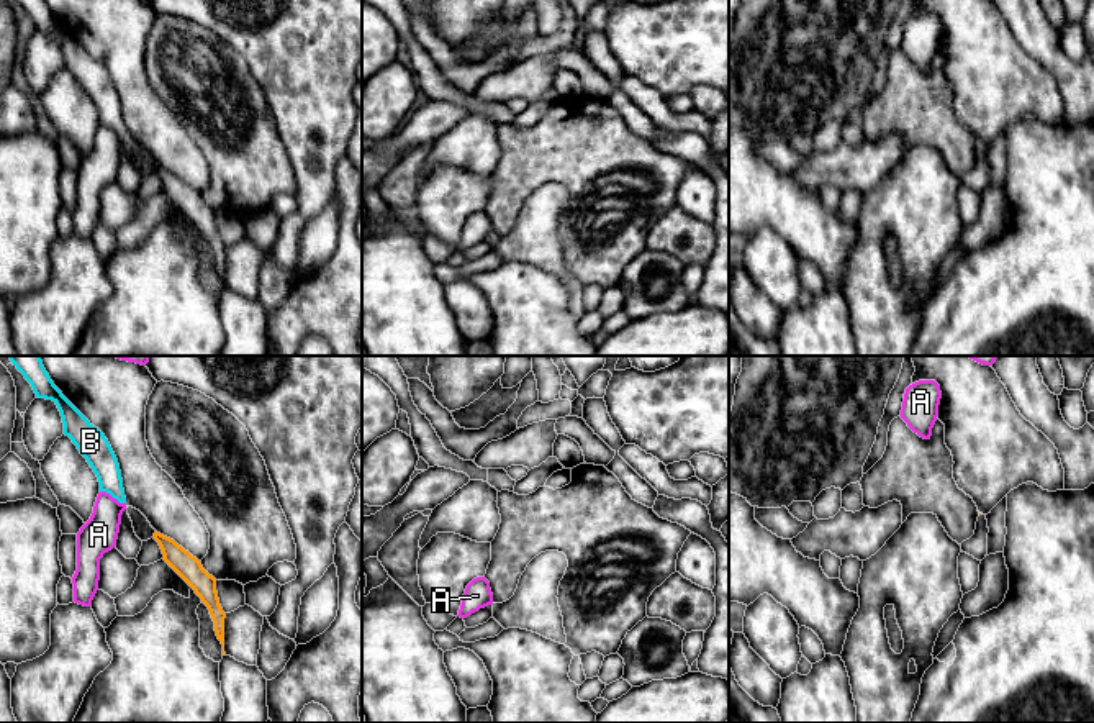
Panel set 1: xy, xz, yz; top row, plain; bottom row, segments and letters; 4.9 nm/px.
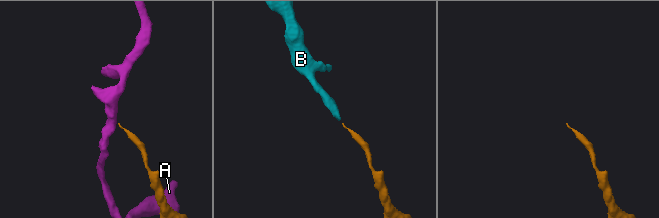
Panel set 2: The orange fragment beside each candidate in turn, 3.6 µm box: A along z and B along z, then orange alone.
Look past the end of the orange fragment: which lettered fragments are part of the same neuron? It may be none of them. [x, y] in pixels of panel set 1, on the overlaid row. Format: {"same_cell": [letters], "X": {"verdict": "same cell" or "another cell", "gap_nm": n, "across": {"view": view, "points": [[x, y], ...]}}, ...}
{"same_cell": ["B"], "A": {"verdict": "another cell", "gap_nm": 170, "across": {"view": "xy", "points": [[154, 533], [120, 523]]}}, "B": {"verdict": "same cell", "gap_nm": 200, "across": {"view": "xy", "points": [[154, 533], [125, 502]]}}}

